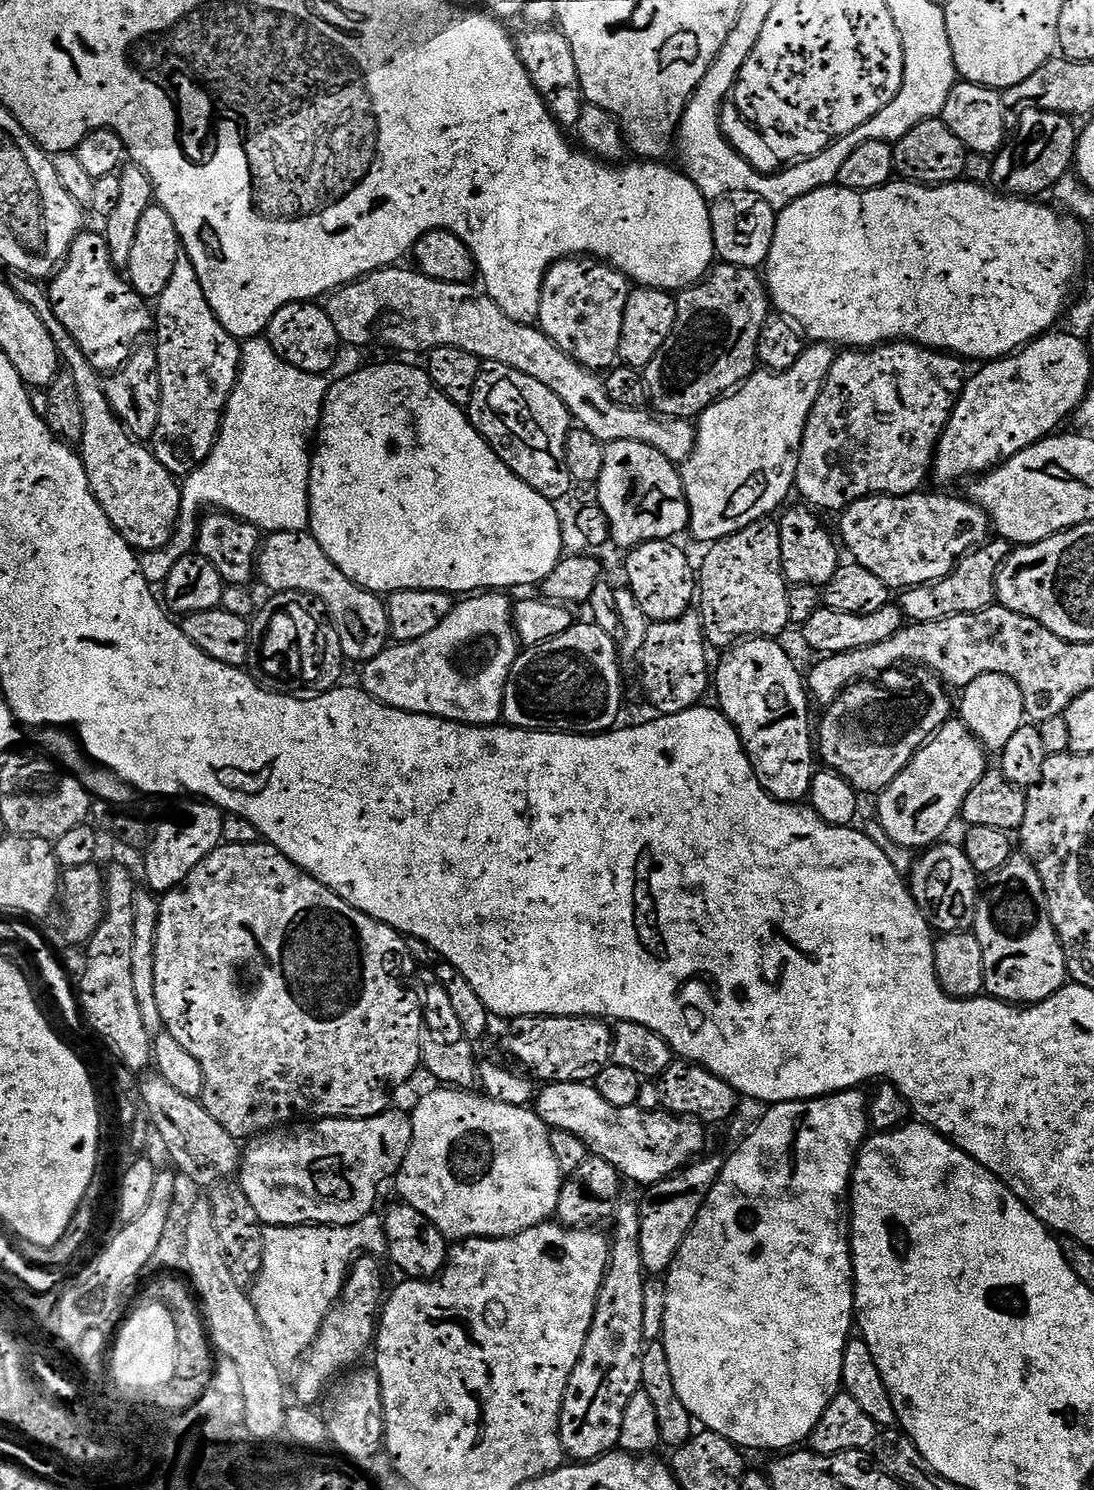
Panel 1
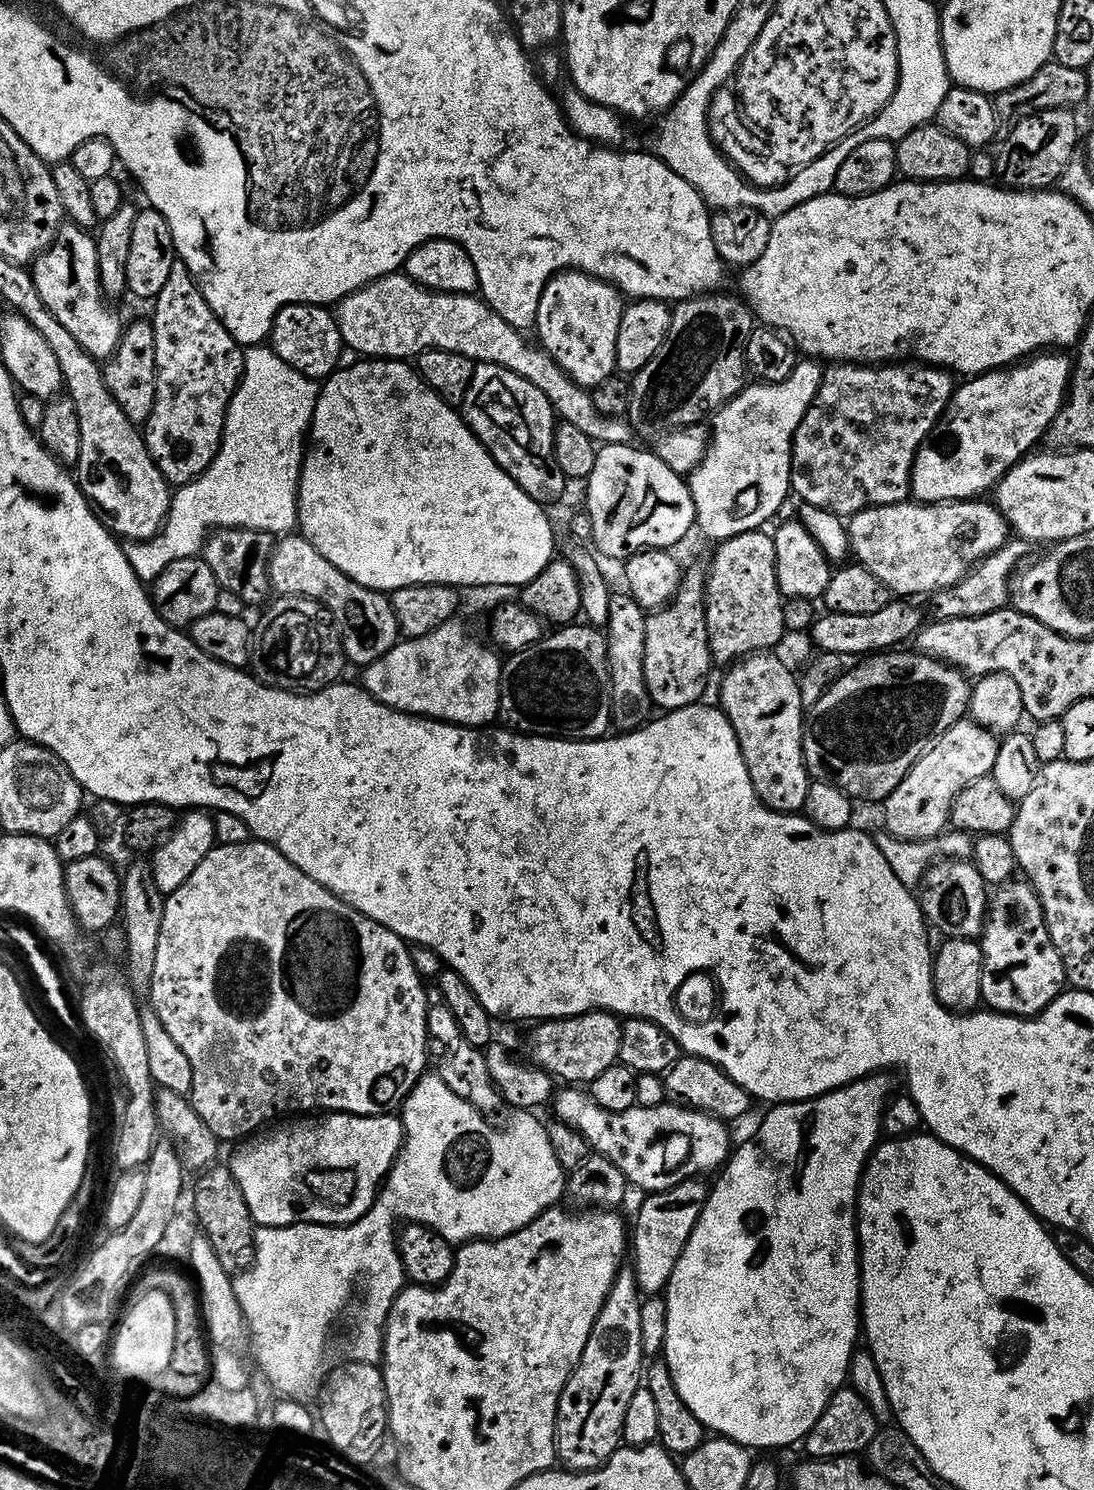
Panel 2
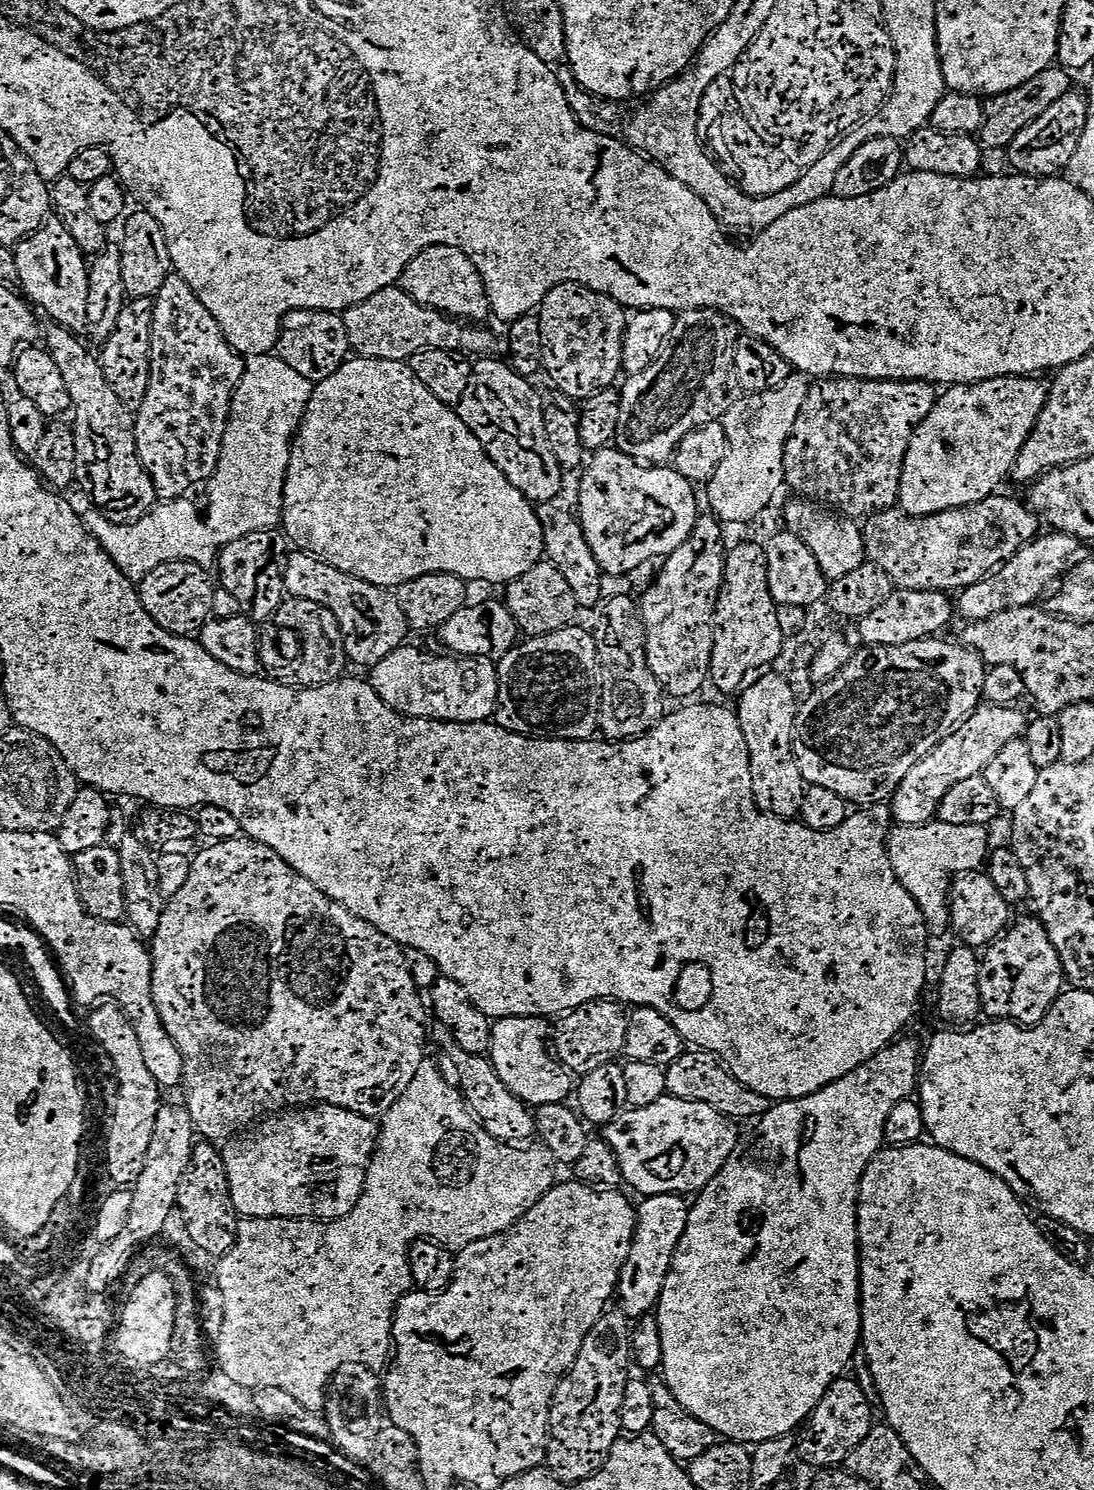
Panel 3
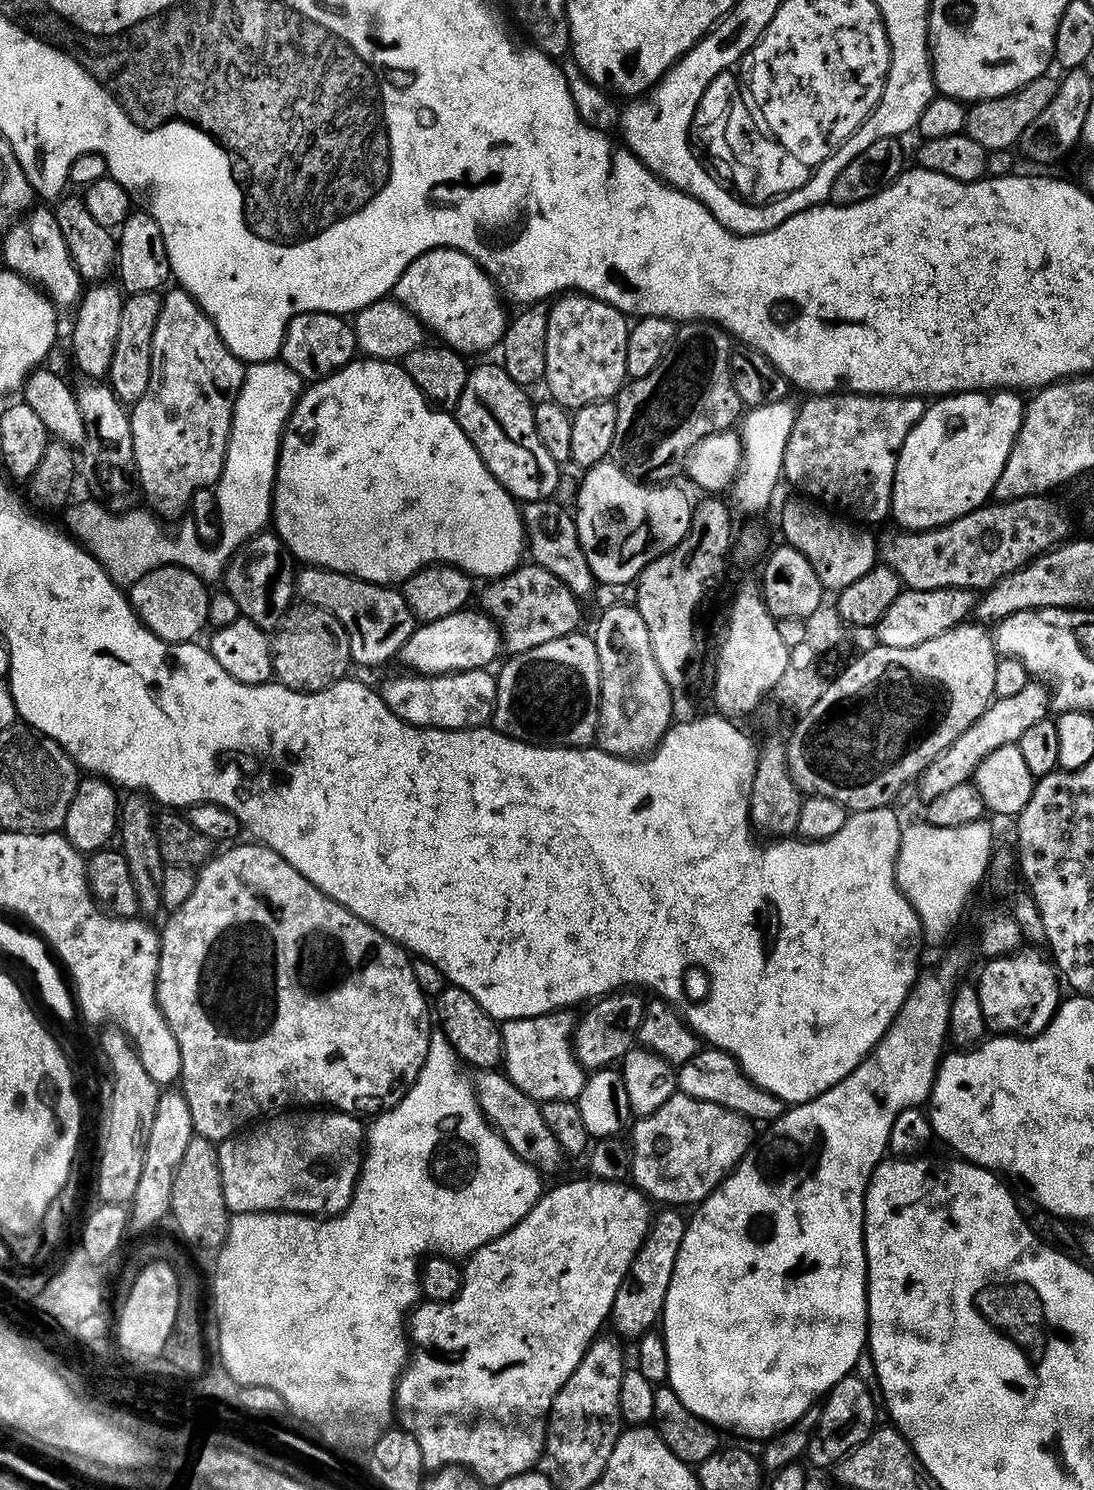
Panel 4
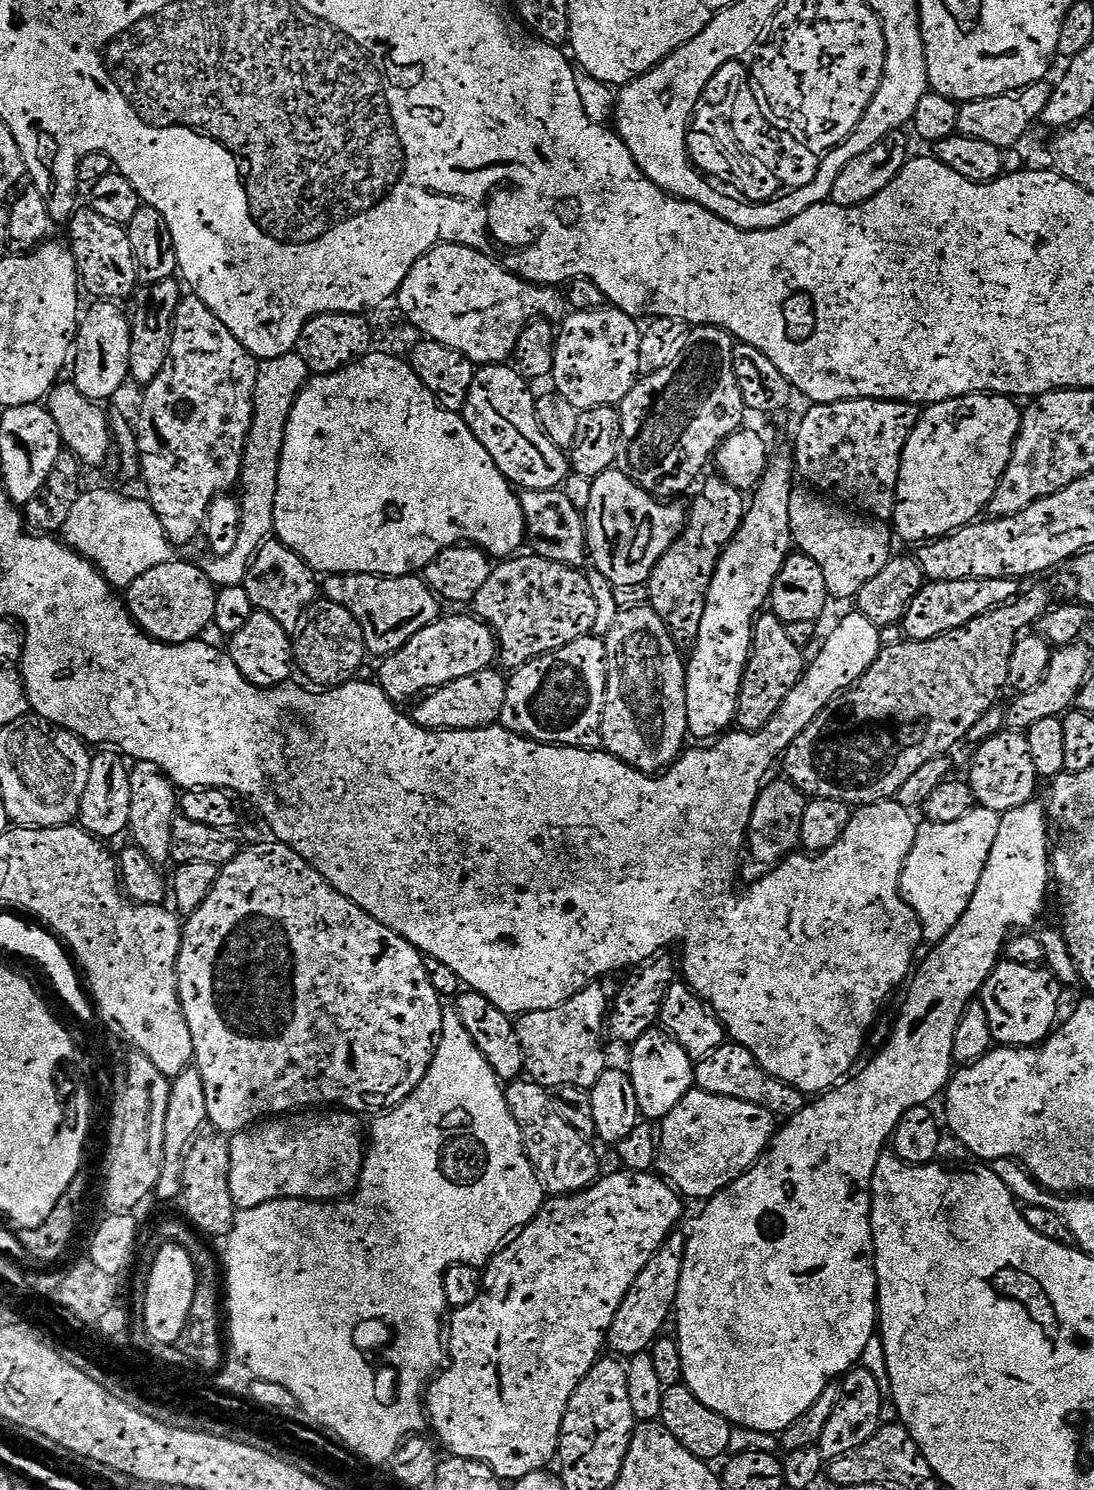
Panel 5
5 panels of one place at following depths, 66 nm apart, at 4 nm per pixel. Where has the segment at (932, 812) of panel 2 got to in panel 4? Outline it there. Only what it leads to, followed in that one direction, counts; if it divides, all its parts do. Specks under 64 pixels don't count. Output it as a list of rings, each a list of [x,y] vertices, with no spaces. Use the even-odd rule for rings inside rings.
[[[1032,682],[1022,694],[1014,694],[1014,698],[1005,700],[997,699],[989,704],[988,709],[962,734],[930,767],[924,769],[918,777],[920,784],[920,796],[924,802],[934,800],[948,790],[956,786],[969,783],[976,771],[976,767],[982,763],[994,750],[1002,746],[1019,744],[1022,734],[1030,730],[1030,726],[1038,726],[1038,722],[1049,719],[1050,693],[1047,688],[1039,683]]]

